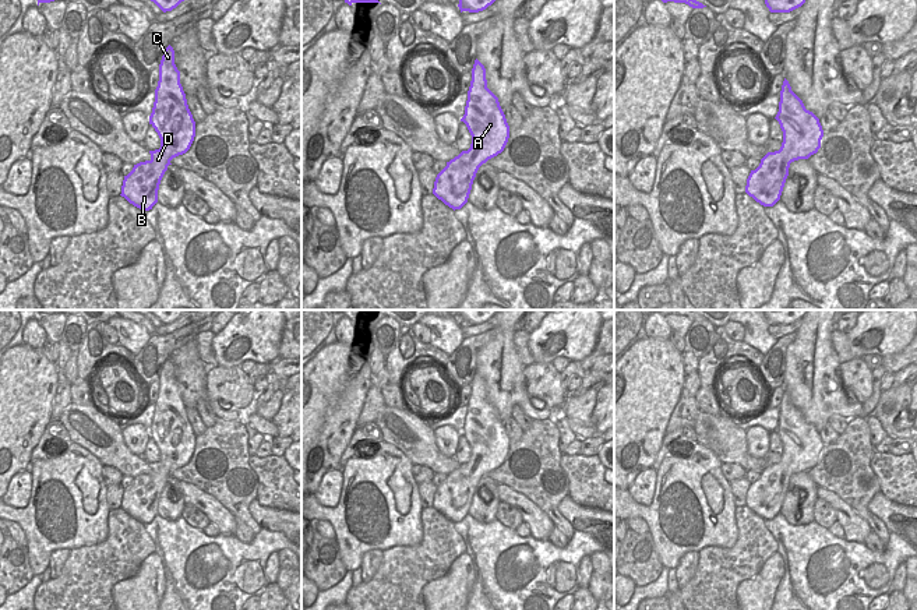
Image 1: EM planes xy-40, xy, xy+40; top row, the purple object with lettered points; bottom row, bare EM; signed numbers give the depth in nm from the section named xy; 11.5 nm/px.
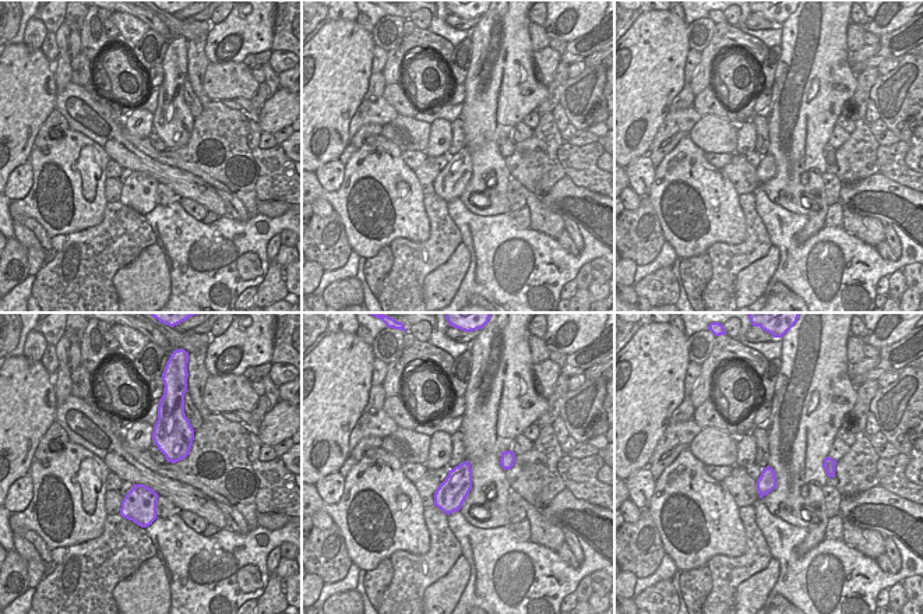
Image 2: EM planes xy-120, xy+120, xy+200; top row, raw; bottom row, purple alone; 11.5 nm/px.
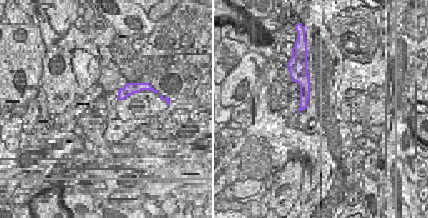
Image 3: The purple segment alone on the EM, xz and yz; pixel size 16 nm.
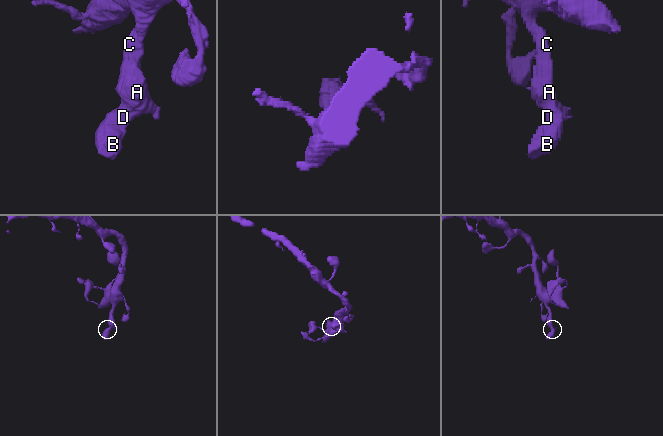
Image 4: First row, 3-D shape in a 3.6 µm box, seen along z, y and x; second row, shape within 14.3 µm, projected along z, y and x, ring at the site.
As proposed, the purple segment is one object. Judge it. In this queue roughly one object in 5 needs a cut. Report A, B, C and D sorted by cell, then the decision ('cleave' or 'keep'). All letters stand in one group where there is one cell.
A B C D | keep

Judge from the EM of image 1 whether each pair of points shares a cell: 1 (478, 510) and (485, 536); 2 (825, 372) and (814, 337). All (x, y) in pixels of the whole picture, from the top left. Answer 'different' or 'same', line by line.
1: different
2: same

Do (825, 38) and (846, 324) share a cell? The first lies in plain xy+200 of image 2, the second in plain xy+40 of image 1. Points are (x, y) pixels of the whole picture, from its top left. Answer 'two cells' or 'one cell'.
two cells

